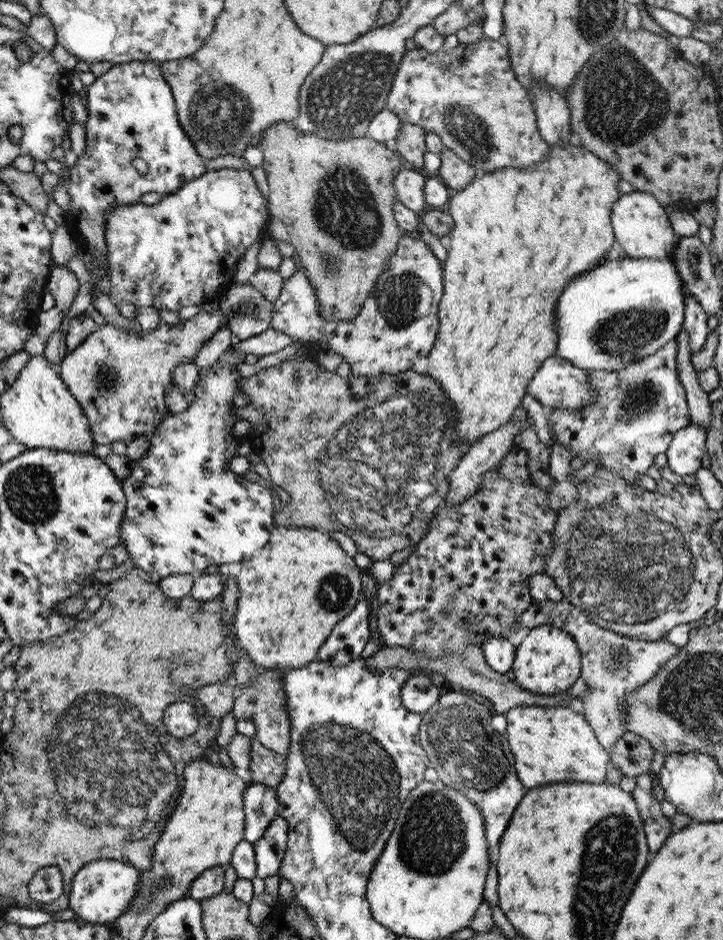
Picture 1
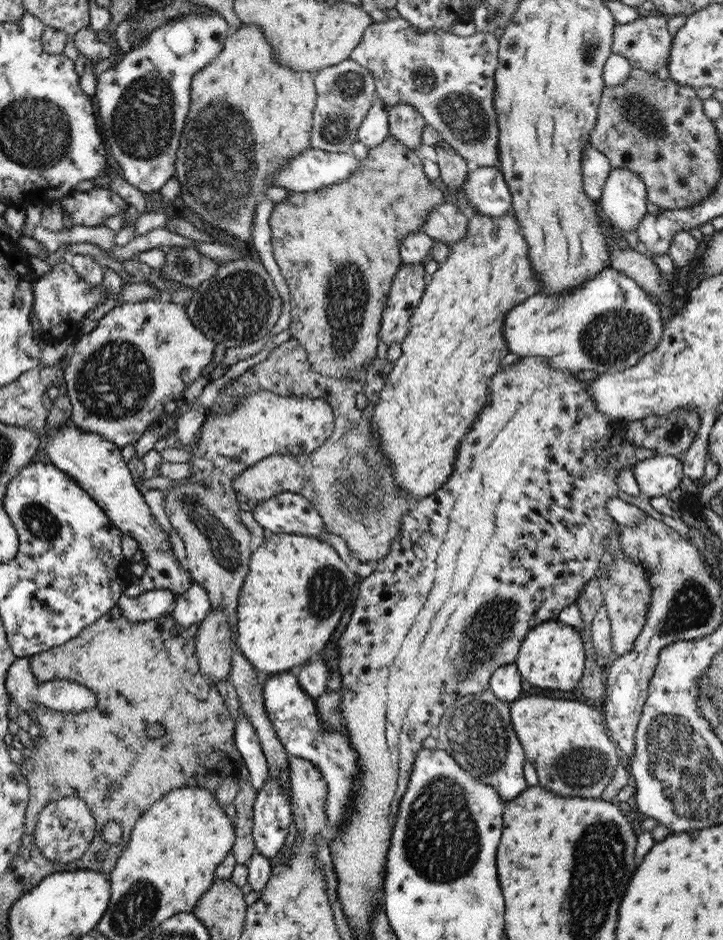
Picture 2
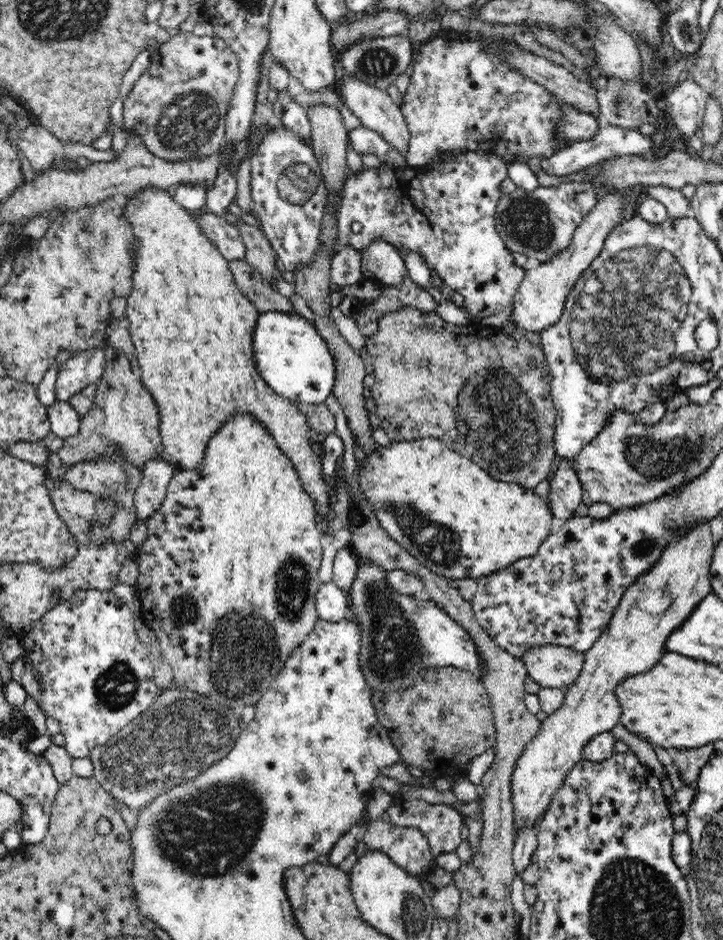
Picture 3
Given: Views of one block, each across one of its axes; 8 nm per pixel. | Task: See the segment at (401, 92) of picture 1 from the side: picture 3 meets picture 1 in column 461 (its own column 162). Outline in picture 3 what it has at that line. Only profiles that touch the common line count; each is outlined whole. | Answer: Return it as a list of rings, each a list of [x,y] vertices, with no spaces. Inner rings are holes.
[[[181,30],[174,31],[170,40],[156,47],[151,57],[149,68],[123,102],[125,131],[138,135],[150,152],[166,161],[213,155],[224,145],[226,114],[240,76],[238,57],[221,38],[196,36]]]

